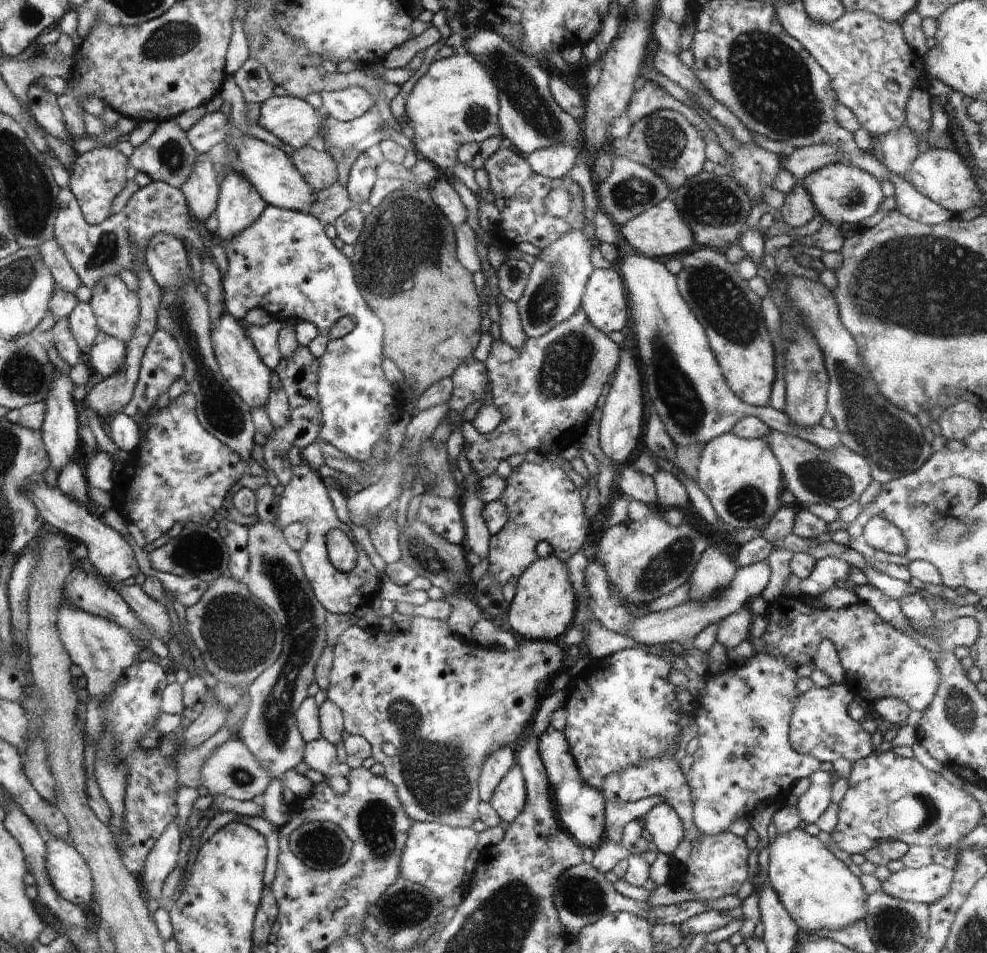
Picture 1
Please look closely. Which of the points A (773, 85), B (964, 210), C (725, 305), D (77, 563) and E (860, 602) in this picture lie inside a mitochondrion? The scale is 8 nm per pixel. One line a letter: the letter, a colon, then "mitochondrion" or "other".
A: mitochondrion
B: other
C: mitochondrion
D: other
E: other

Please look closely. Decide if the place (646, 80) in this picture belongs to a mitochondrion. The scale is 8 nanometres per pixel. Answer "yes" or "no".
no

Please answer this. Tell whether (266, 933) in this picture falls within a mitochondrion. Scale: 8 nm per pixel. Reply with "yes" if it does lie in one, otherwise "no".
no

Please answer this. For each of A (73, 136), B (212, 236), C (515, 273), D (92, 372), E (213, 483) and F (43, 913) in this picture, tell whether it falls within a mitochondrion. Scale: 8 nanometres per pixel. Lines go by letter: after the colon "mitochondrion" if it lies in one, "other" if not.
A: other
B: other
C: mitochondrion
D: other
E: other
F: other

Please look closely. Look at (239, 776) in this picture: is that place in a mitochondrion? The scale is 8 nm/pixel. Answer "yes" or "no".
yes

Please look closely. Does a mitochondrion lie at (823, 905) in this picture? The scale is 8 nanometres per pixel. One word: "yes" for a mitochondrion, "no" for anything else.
no

